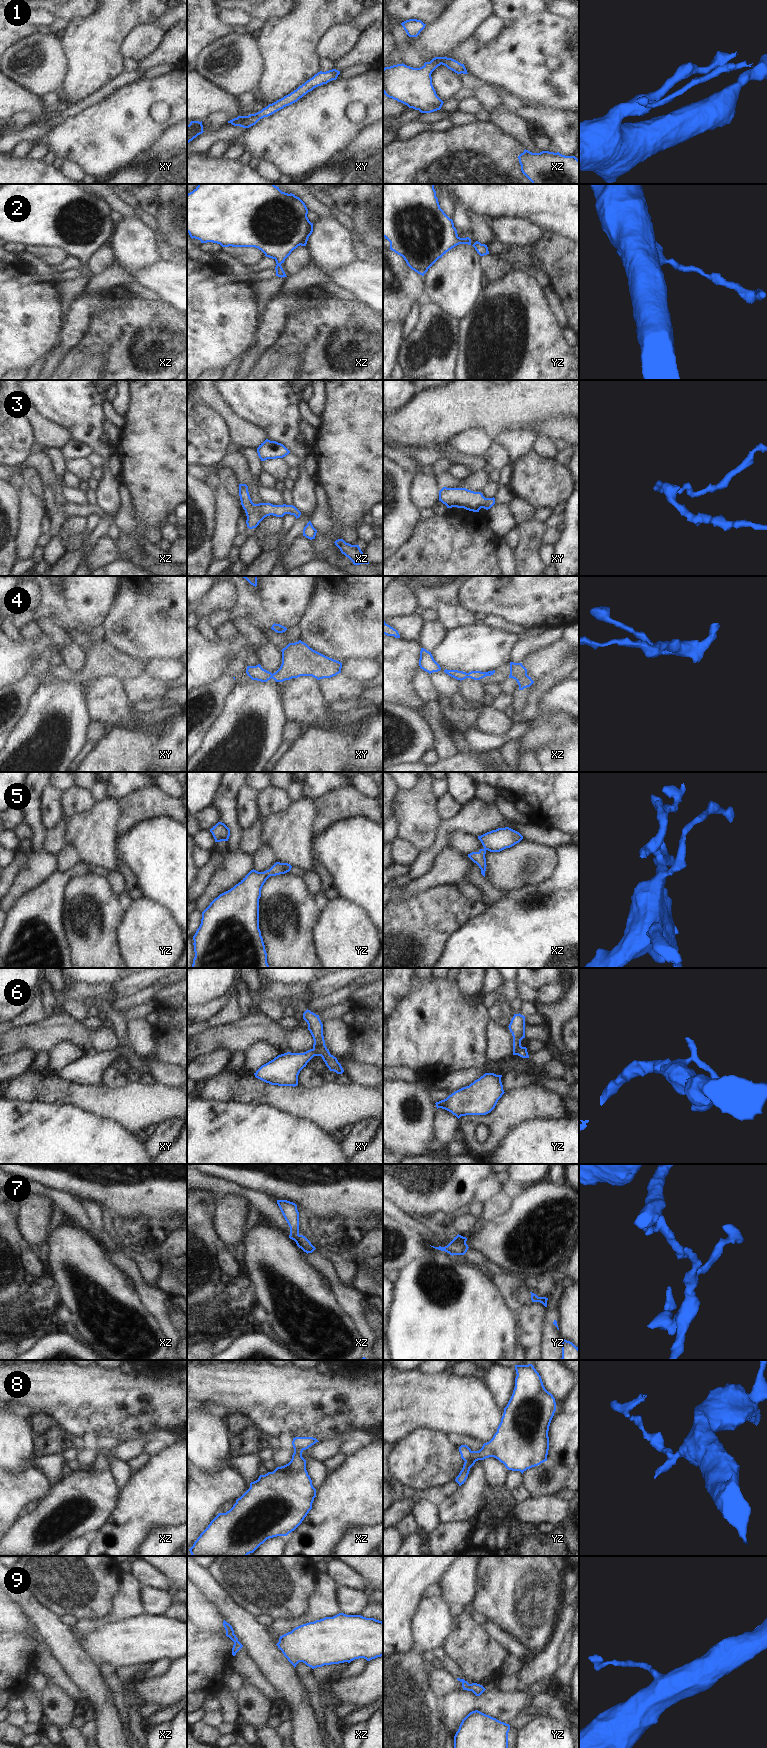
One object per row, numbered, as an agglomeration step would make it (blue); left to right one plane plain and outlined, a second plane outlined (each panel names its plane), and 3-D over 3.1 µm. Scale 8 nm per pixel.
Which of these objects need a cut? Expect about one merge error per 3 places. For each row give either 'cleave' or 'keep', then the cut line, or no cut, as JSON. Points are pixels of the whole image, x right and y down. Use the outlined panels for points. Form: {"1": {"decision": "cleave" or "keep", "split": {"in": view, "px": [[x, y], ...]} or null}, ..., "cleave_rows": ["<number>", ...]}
{"1": {"decision": "cleave", "split": {"in": "xz", "px": [[431, 60], [437, 60], [441, 63]]}}, "2": {"decision": "keep", "split": null}, "3": {"decision": "keep", "split": null}, "4": {"decision": "keep", "split": null}, "5": {"decision": "keep", "split": null}, "6": {"decision": "cleave", "split": {"in": "xy", "px": [[313, 1047], [317, 1055]]}}, "7": {"decision": "cleave", "split": {"in": "yz", "px": [[454, 1238], [465, 1243]]}}, "8": {"decision": "cleave", "split": {"in": "yz", "px": [[472, 1451], [471, 1456], [465, 1461]]}}, "9": {"decision": "keep", "split": null}, "cleave_rows": ["1", "6", "7", "8"]}

